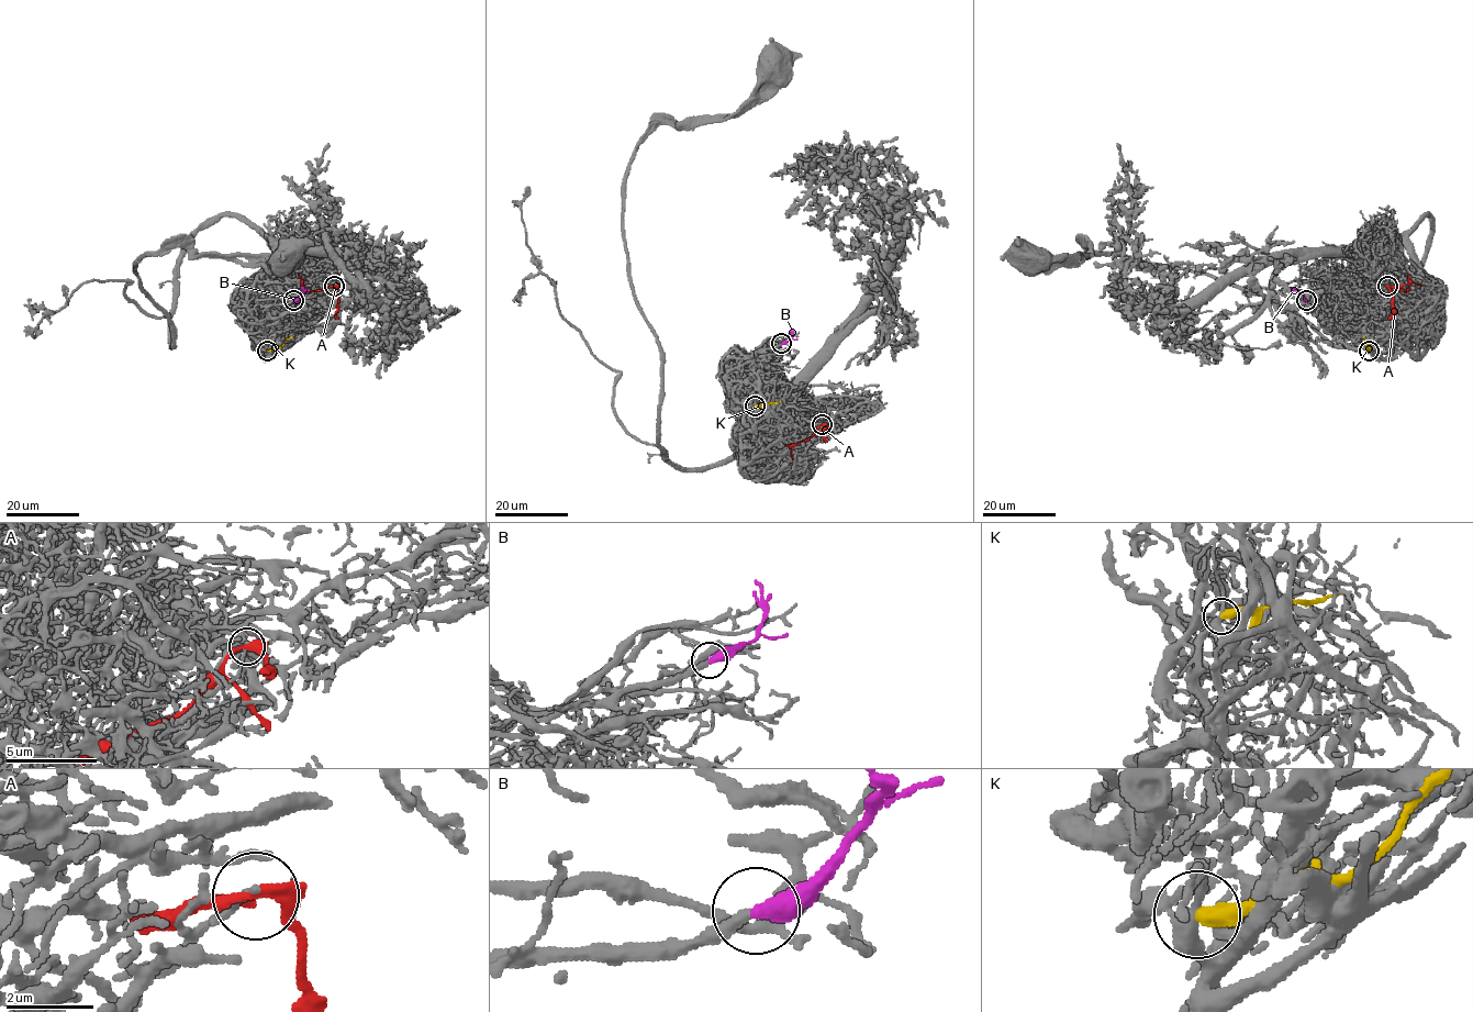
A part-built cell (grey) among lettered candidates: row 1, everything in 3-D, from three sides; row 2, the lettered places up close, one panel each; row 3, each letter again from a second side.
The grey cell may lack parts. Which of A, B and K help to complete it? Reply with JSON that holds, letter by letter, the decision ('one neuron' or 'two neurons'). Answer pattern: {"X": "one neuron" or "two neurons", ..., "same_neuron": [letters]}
{"A": "two neurons", "B": "one neuron", "K": "two neurons", "same_neuron": ["B"]}

